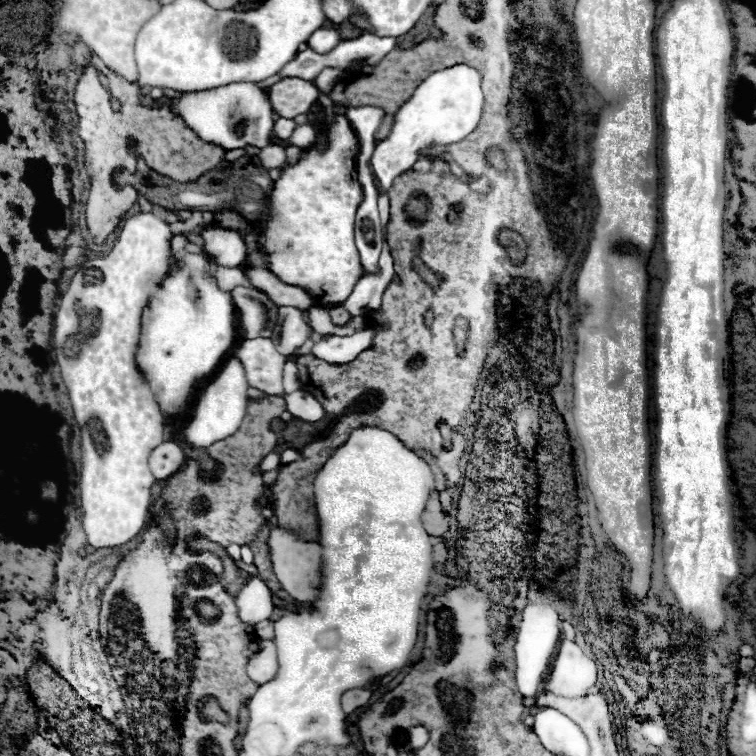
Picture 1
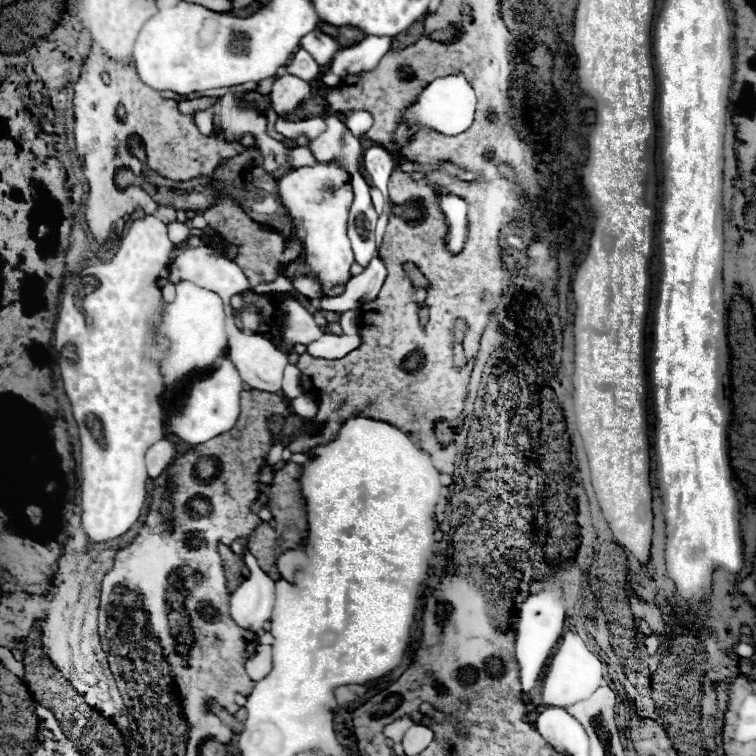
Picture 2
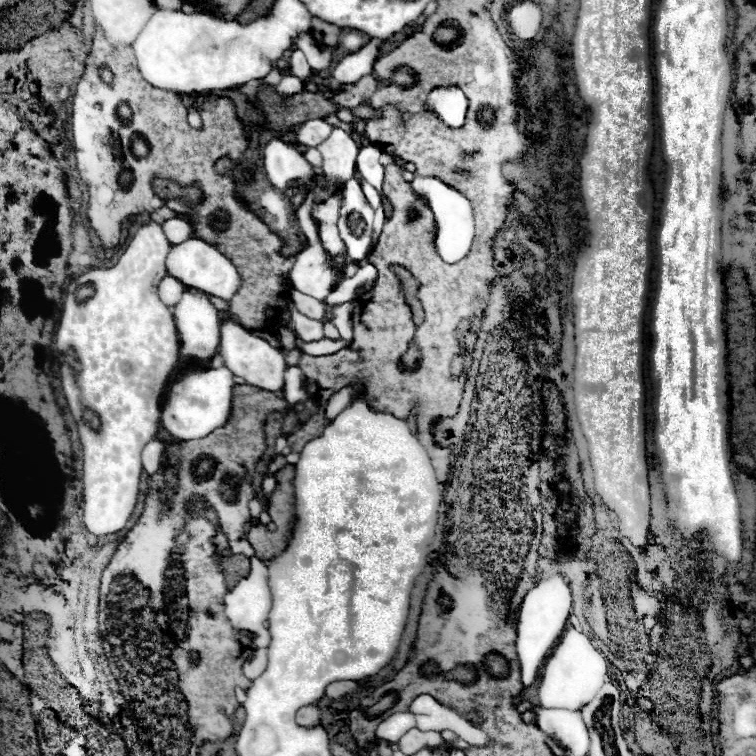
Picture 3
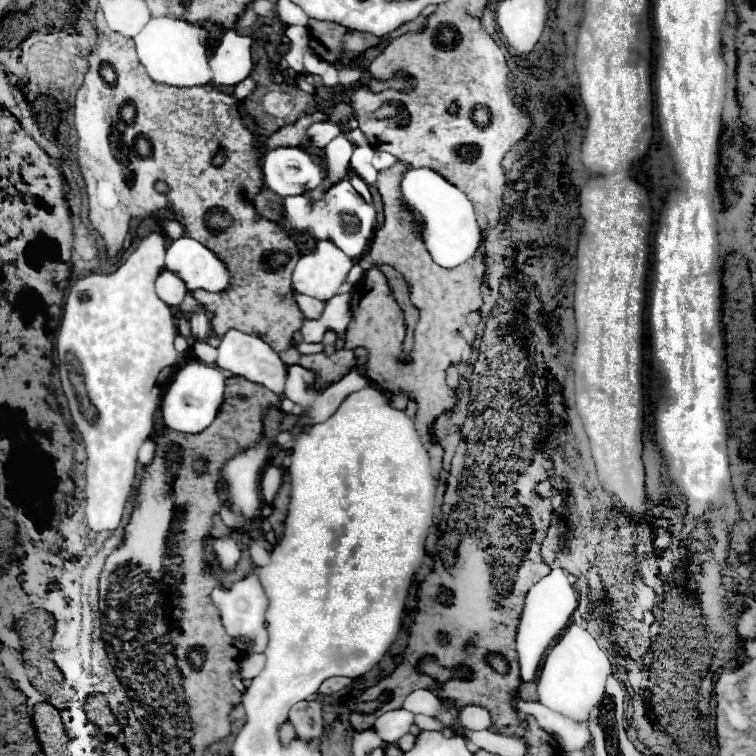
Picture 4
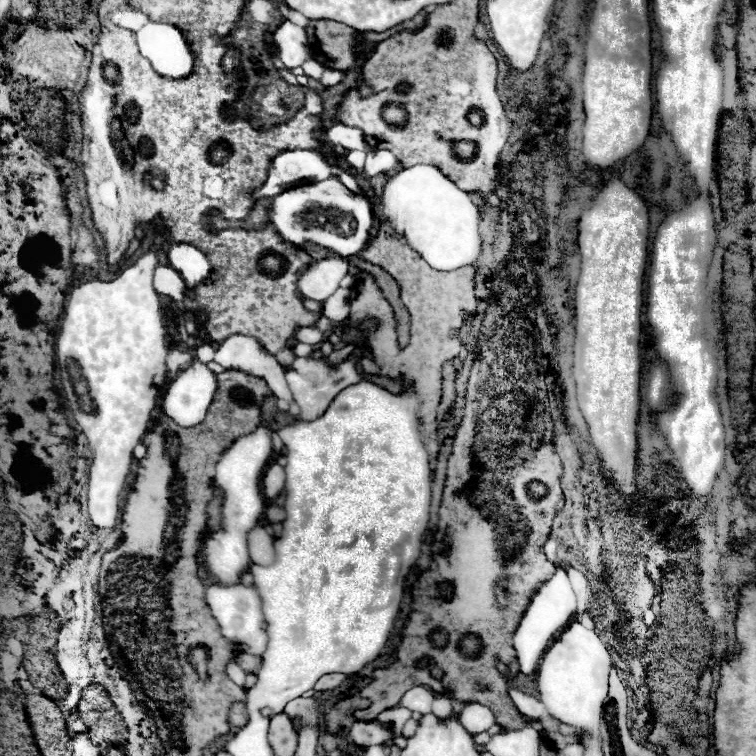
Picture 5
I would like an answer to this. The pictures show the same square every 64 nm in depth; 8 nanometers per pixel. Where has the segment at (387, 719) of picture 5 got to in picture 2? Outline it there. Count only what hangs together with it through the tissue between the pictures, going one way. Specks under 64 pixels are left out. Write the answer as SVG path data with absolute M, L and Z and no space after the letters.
M402 718L402 720L398 720L398 722L390 724L390 726L386 726L384 734L386 734L388 738L392 738L392 740L394 740L395 746L399 746L404 733L406 732L406 728L408 728L408 726L412 726L412 724L414 724L414 722L412 722L410 718Z

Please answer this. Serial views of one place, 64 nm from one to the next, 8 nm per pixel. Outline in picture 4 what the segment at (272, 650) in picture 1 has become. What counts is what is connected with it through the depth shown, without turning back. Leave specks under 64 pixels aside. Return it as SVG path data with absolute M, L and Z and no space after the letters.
M260 652L260 654L252 654L244 664L242 664L242 676L244 678L248 678L248 680L252 680L252 678L256 678L262 670L264 670L264 664L266 664L266 656Z

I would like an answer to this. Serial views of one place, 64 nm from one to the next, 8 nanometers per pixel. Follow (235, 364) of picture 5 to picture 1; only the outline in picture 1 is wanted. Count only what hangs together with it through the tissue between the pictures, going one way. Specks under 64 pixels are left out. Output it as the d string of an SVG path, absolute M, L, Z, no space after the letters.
M252 338L242 340L240 346L234 350L234 354L240 358L246 380L250 386L274 396L282 396L282 368L286 364L286 358L278 354L272 340L268 338Z

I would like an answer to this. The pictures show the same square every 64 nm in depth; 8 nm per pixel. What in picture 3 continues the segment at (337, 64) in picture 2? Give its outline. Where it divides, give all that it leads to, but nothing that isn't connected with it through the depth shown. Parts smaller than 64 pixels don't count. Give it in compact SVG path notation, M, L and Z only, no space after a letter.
M372 38L359 51L346 55L333 69L333 77L340 84L349 84L355 83L366 74L372 74L382 44L384 44L382 38Z

